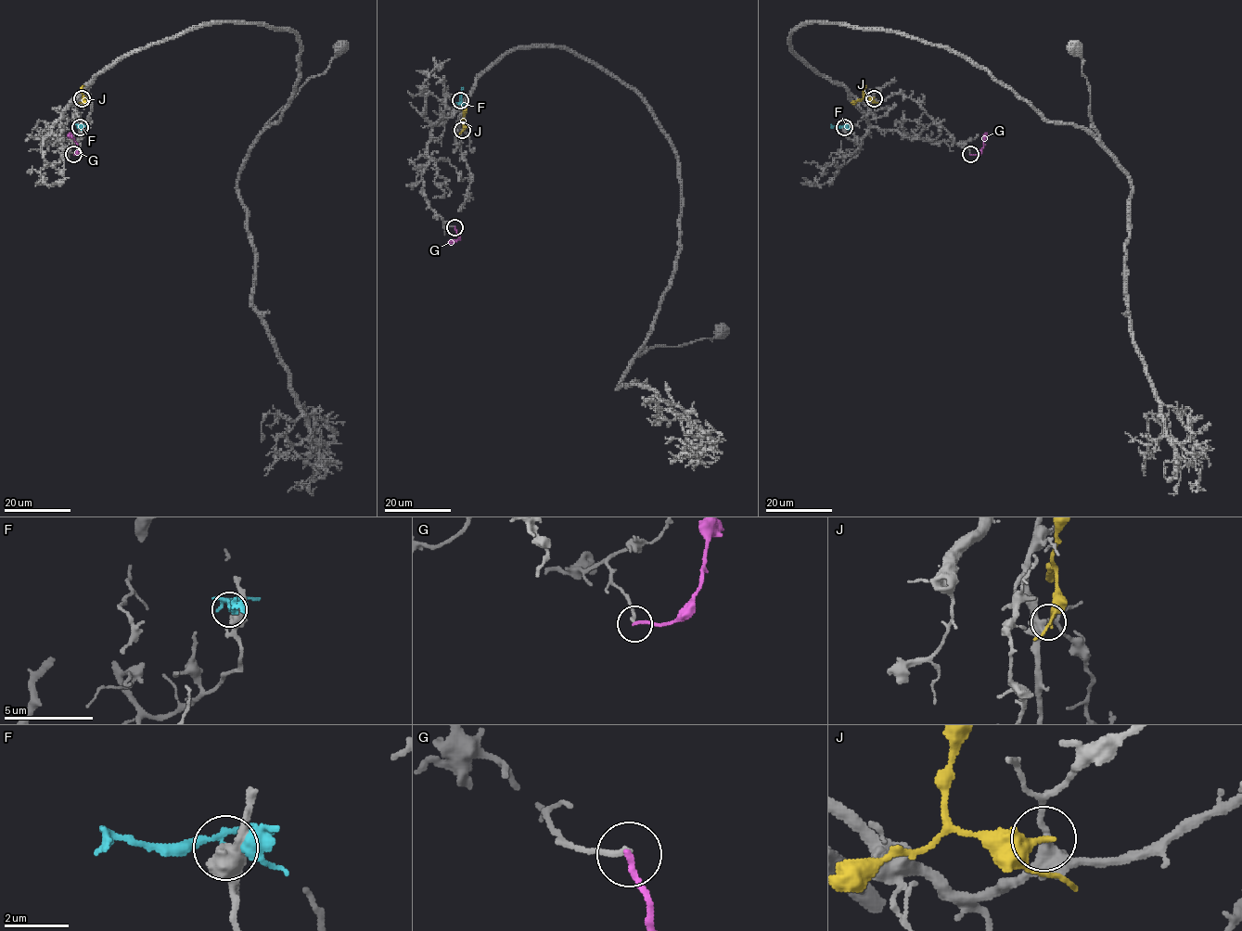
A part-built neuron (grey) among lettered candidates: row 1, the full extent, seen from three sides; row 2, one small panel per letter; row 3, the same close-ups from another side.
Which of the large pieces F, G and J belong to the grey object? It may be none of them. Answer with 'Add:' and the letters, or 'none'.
Add: none

